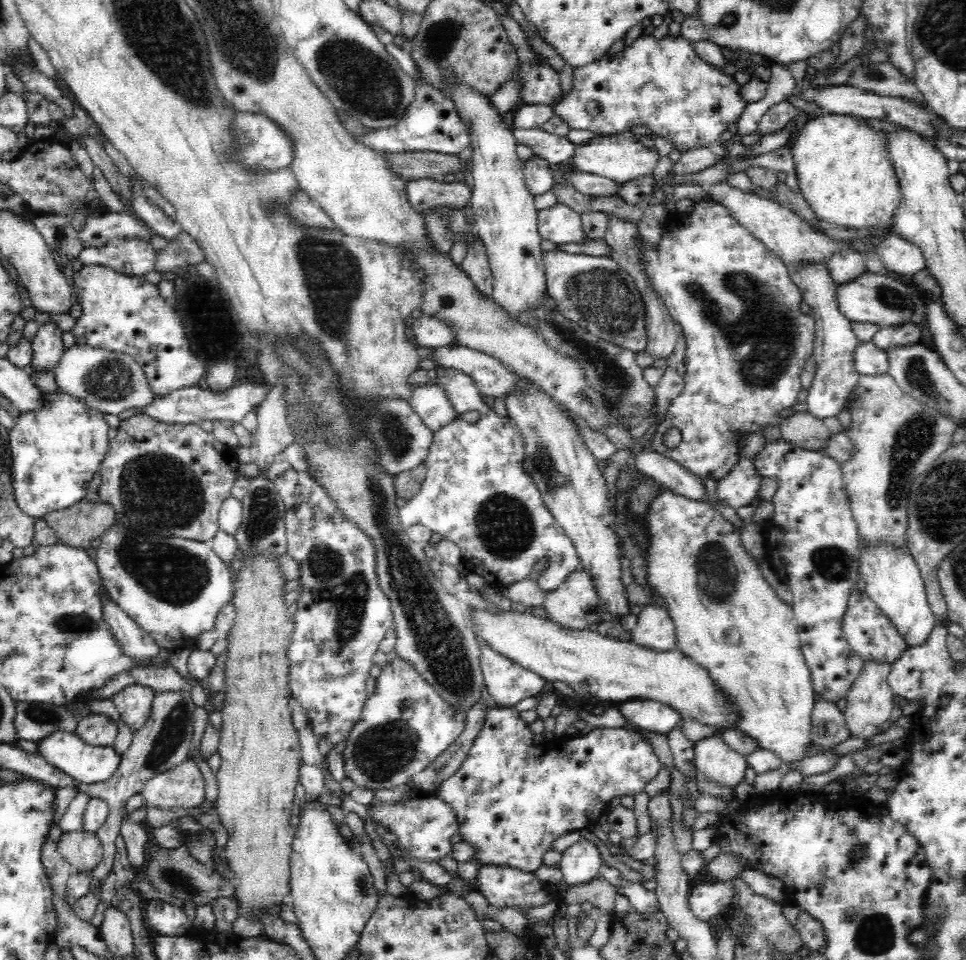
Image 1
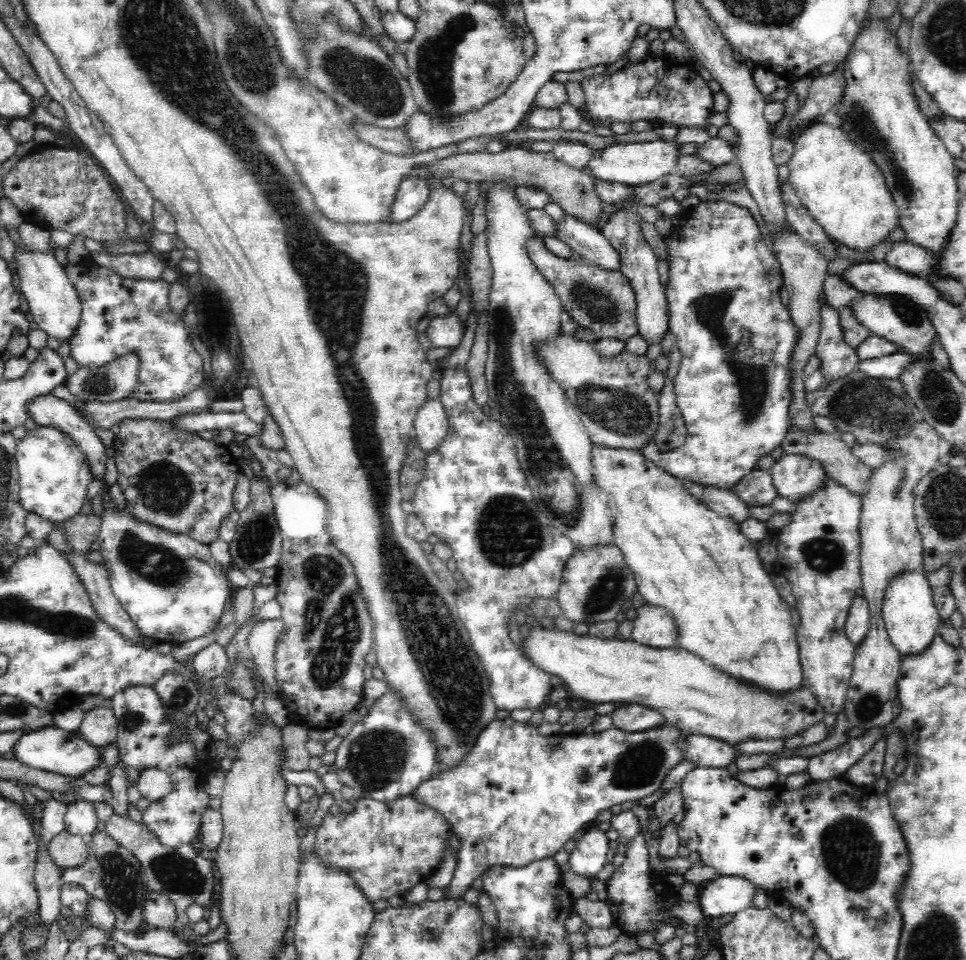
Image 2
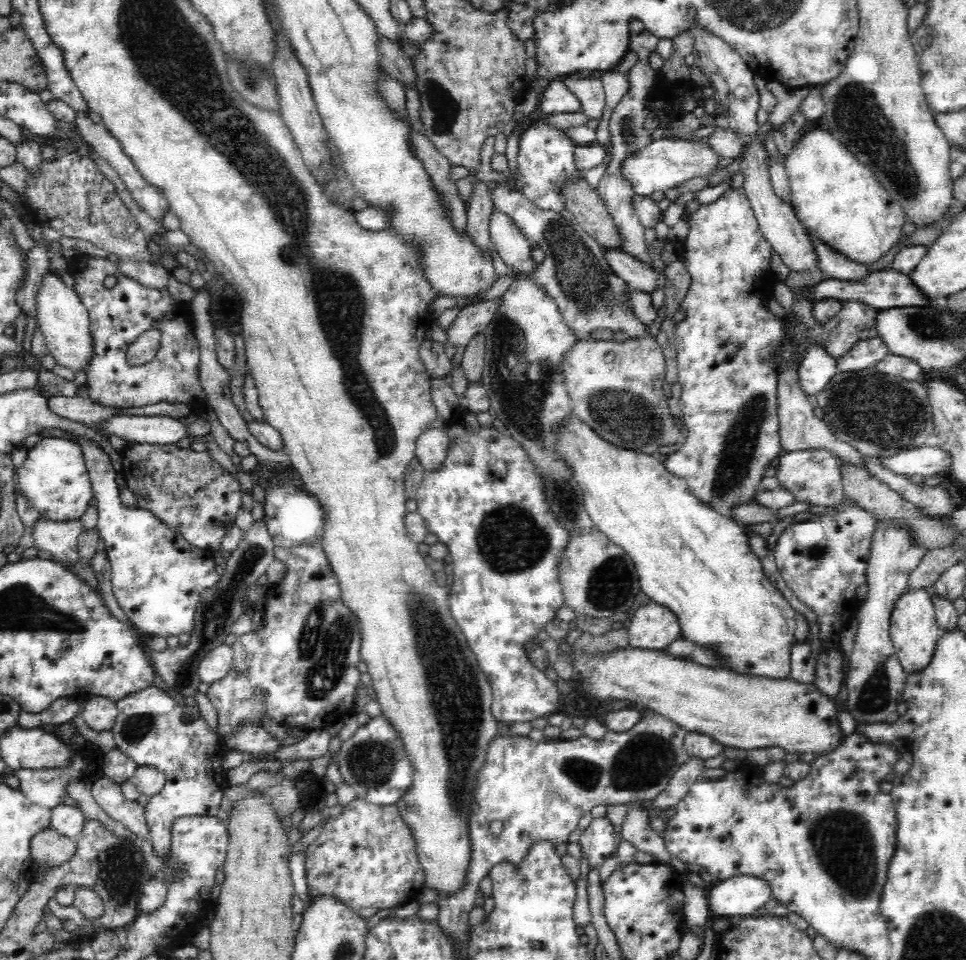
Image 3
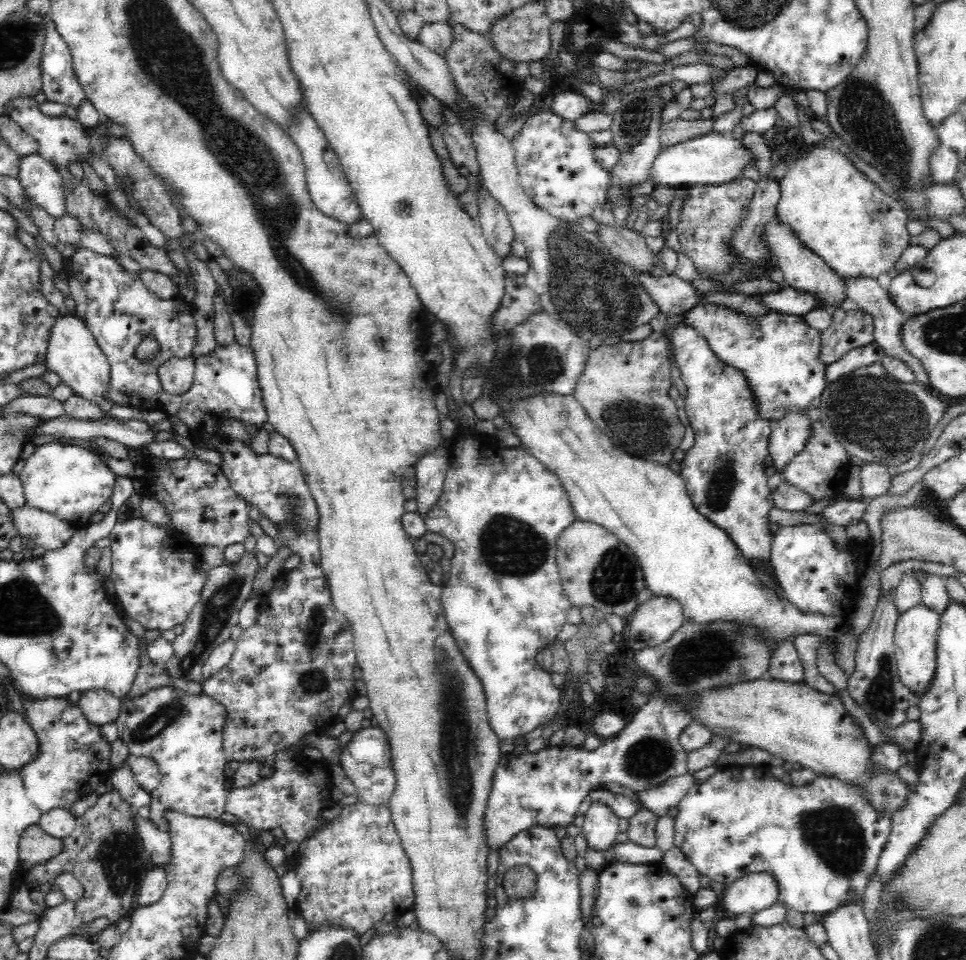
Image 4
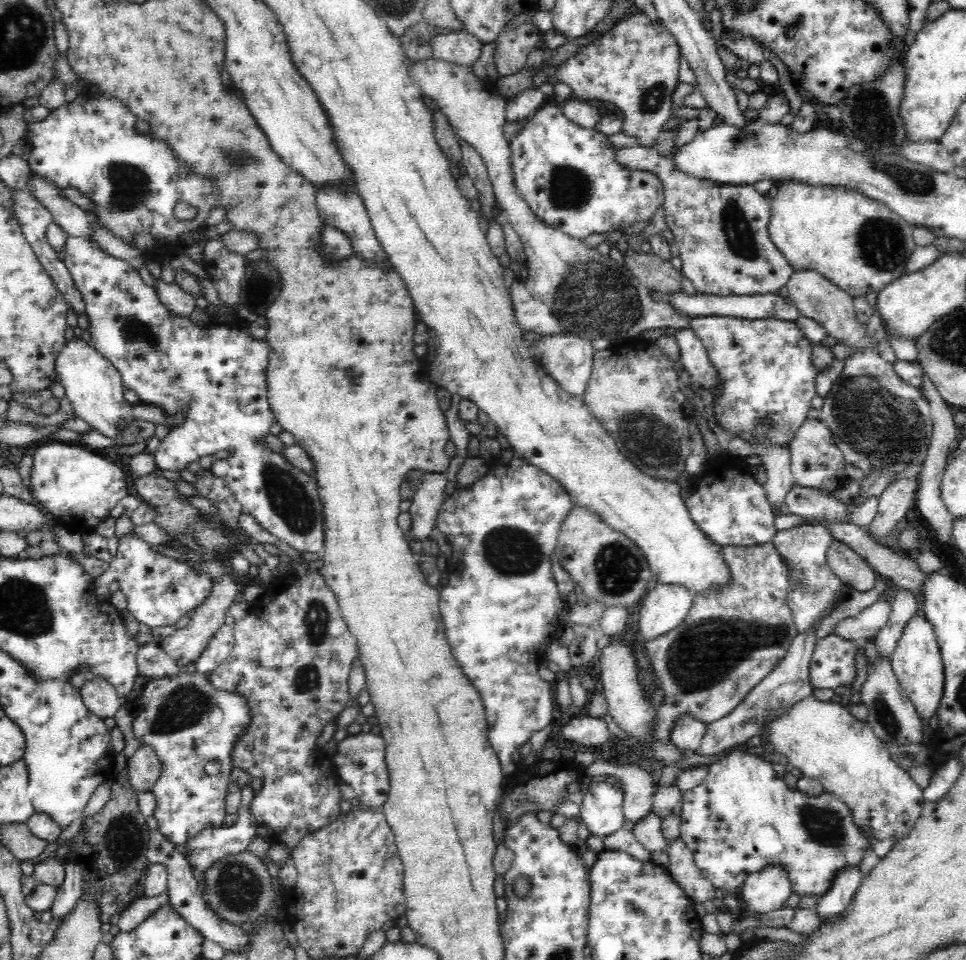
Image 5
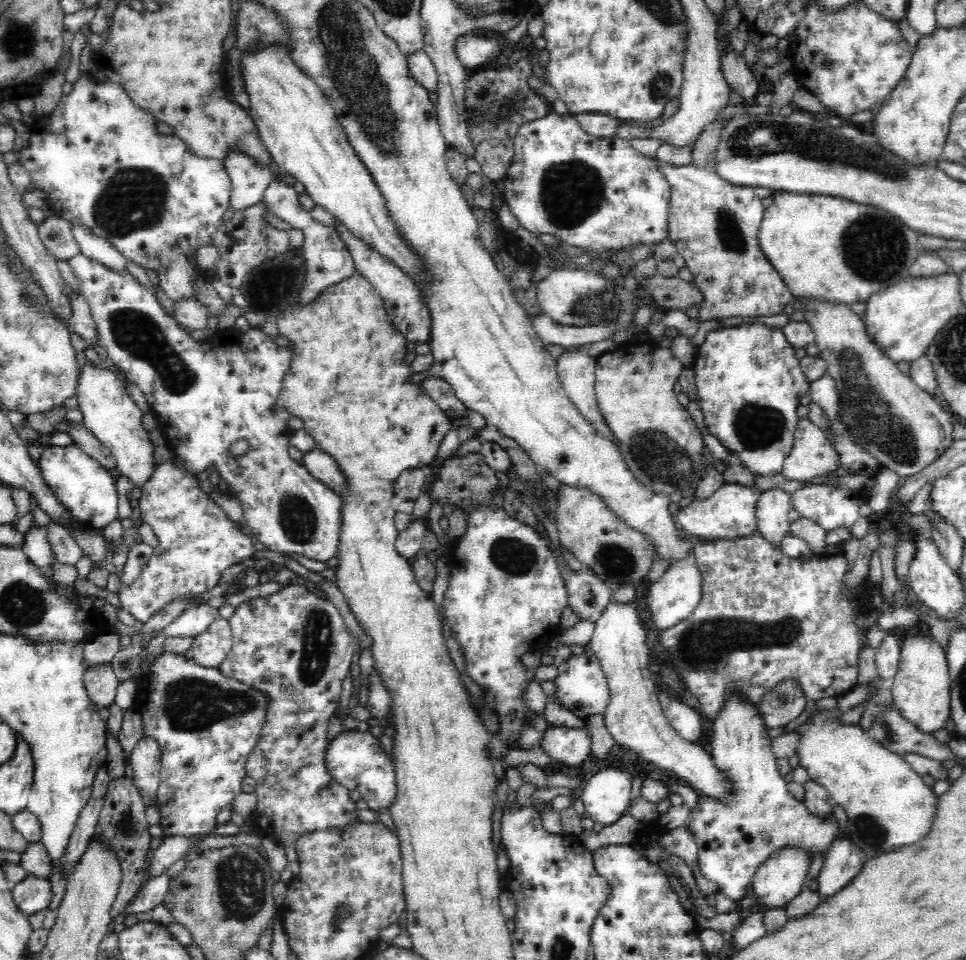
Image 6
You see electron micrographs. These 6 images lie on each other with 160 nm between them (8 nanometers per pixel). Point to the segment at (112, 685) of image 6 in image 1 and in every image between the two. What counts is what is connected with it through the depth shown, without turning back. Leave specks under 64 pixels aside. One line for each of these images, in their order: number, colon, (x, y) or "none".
1: (96, 729)
2: (99, 726)
3: (99, 712)
4: (99, 706)
5: (100, 697)

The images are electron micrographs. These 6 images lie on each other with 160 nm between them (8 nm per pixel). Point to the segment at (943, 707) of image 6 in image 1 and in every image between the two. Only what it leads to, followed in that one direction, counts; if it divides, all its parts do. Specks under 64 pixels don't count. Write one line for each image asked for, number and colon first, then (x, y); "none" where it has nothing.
1: (893, 579)
2: (911, 619)
3: (914, 630)
4: (915, 646)
5: (917, 661)

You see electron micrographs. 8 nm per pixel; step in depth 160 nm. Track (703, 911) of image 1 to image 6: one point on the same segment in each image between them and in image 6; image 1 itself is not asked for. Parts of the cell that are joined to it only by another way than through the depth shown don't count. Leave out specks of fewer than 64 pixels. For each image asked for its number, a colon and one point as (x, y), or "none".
2: (725, 895)
3: (741, 895)
4: (758, 891)
5: (768, 889)
6: (783, 875)

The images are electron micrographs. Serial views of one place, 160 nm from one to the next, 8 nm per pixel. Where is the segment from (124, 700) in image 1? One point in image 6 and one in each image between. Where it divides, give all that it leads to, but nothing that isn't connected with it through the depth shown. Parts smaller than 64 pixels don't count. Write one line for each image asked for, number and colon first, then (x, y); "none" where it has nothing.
2: (144, 740)
3: (152, 728)
4: (183, 733)
5: (188, 722)
6: (206, 724)

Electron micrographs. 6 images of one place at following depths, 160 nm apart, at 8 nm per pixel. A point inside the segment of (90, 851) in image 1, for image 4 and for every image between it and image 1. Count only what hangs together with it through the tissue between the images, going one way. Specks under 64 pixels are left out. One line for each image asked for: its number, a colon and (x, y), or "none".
2: (66, 850)
3: (48, 848)
4: (35, 846)

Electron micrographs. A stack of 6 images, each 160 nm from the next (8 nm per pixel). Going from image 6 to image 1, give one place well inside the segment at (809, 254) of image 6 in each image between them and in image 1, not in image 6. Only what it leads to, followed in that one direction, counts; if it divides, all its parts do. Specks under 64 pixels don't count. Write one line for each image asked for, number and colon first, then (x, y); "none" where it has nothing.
1: (843, 172)
2: (836, 181)
3: (837, 199)
4: (860, 232)
5: (858, 243)

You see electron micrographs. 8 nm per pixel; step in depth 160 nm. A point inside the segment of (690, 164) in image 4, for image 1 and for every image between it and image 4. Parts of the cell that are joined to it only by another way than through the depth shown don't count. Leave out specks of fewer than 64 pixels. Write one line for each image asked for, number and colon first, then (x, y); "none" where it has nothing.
1: (621, 159)
2: (635, 164)
3: (664, 163)

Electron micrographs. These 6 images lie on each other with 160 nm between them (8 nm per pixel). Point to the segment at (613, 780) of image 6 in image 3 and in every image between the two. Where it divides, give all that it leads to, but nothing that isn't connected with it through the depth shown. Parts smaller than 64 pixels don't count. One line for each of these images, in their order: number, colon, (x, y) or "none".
3: (597, 841)
4: (600, 825)
5: (602, 806)

